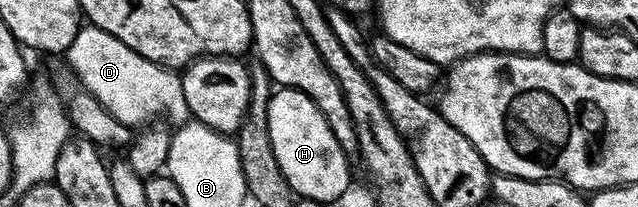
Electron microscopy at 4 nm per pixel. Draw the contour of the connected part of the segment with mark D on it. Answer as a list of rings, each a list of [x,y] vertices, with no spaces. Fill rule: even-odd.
[[[83,25],[64,52],[73,77],[87,90],[116,120],[125,126],[142,128],[153,123],[161,114],[166,114],[167,123],[175,122],[175,127],[182,127],[191,121],[188,100],[184,100],[182,79],[173,69],[156,64],[140,52],[128,48],[116,36],[104,32],[104,28]]]

